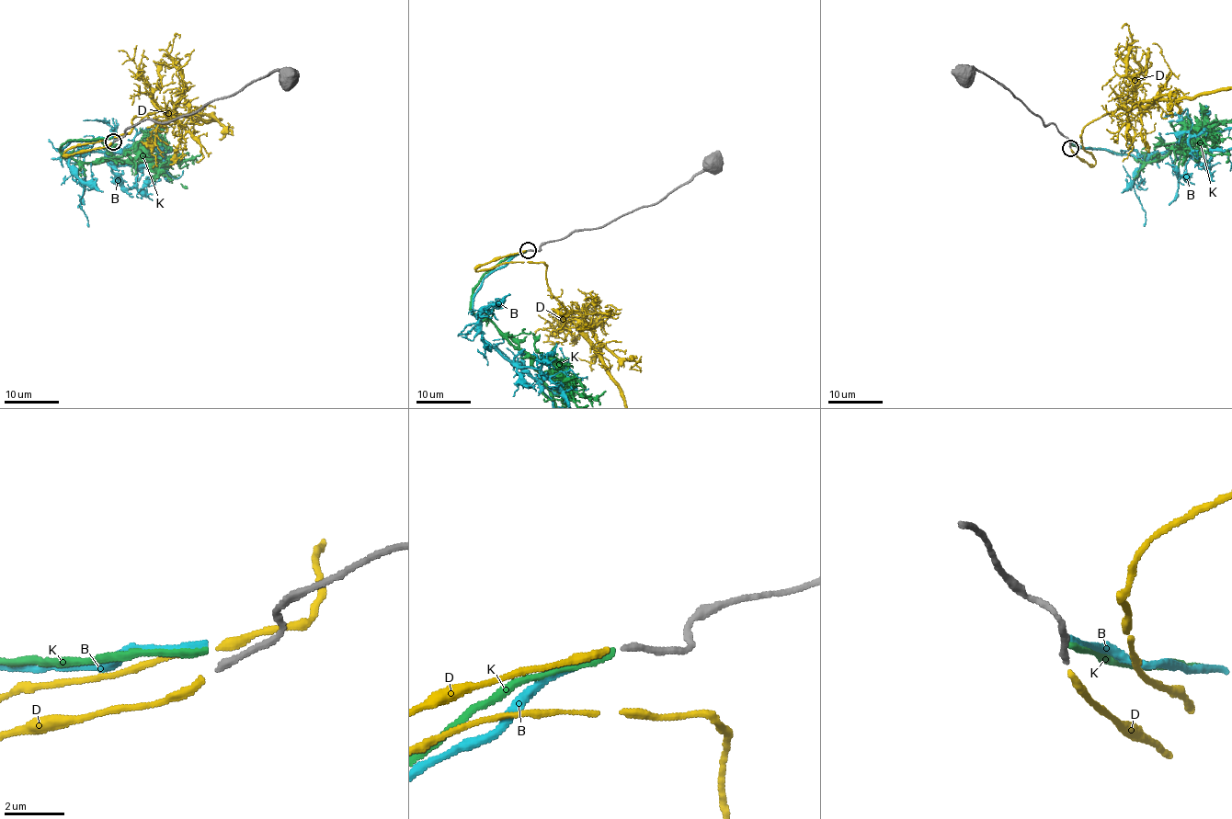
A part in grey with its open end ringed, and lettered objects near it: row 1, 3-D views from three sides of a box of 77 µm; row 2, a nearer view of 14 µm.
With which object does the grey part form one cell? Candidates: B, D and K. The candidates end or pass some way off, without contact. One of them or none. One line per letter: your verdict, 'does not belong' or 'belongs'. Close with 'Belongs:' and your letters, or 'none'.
B: does not belong
D: belongs
K: does not belong
Belongs: D

